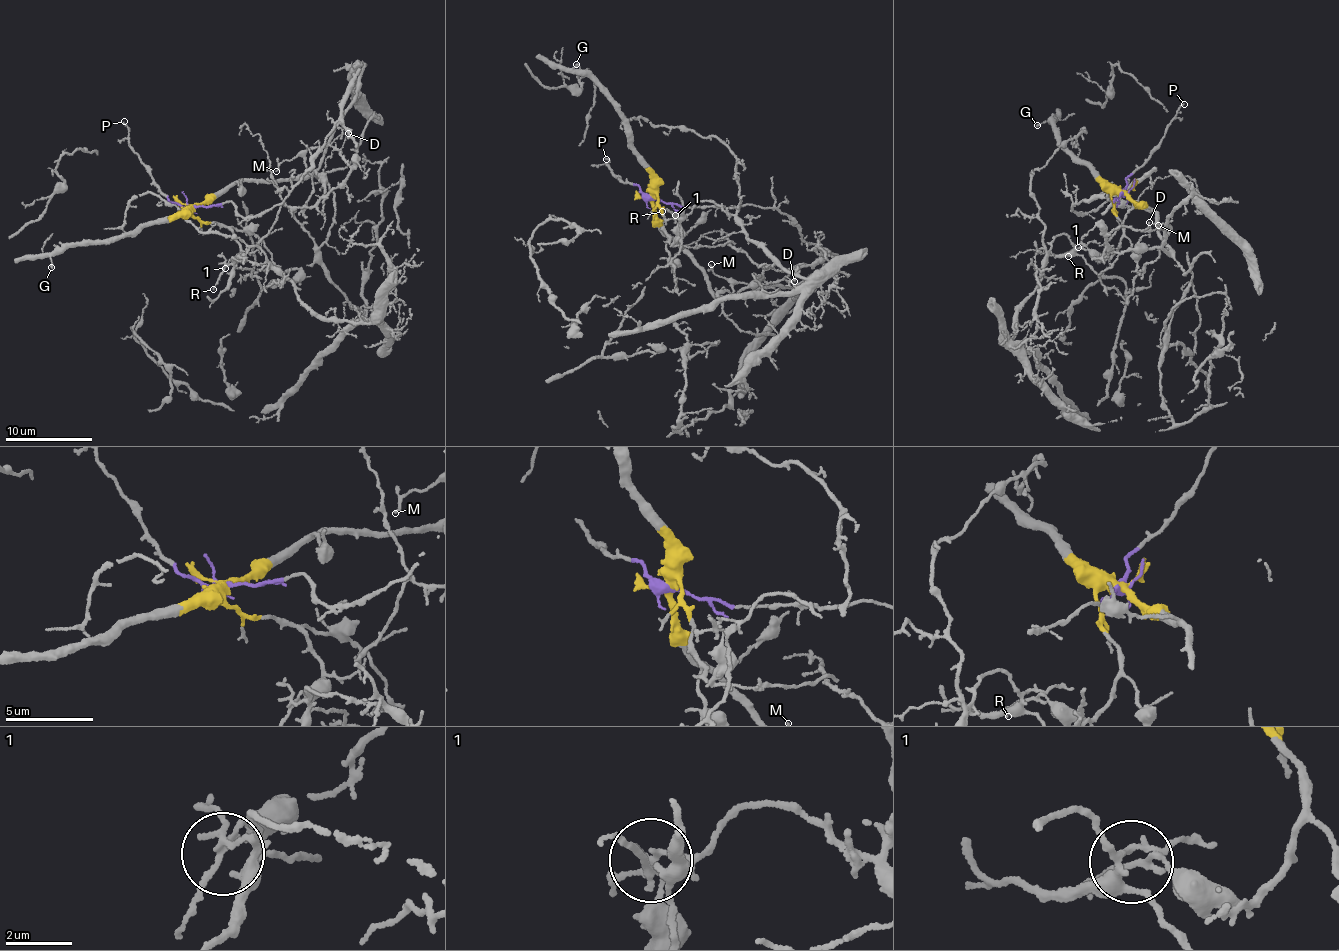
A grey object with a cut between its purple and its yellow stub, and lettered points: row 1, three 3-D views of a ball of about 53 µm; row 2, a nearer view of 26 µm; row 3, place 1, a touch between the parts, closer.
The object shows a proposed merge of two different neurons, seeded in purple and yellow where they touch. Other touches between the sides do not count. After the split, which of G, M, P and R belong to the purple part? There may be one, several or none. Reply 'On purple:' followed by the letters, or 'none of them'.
On purple: M, P

